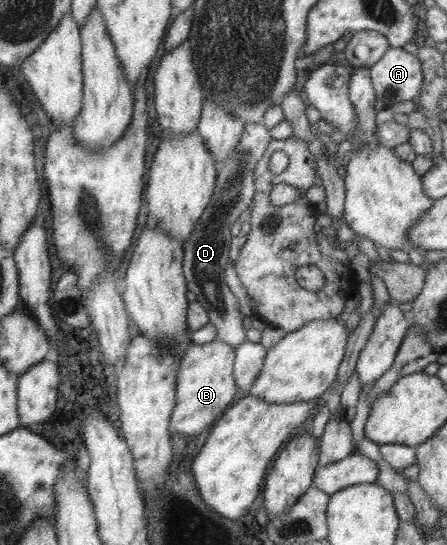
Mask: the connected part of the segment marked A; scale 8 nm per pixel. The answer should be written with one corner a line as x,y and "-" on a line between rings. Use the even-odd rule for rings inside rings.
389,47
383,58
370,67
370,75
376,97
386,100
388,105
416,101
424,79
418,55
395,47

